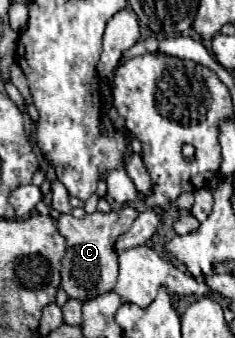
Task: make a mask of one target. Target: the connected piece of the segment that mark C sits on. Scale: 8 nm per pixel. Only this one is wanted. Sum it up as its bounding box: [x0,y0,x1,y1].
[55,206,139,302]

